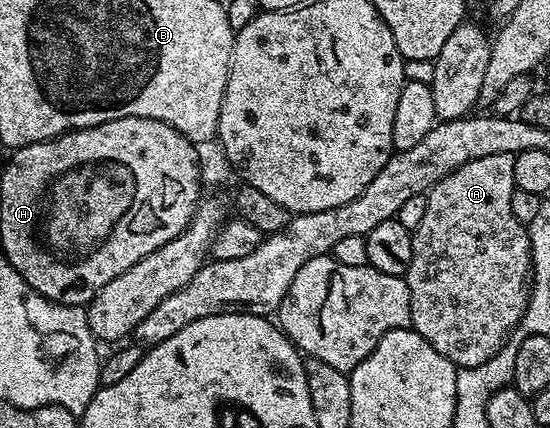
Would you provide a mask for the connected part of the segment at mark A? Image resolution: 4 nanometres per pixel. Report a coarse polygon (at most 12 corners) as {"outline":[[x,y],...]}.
{"outline":[[511,154],[425,193],[410,327],[488,362],[530,297]]}

